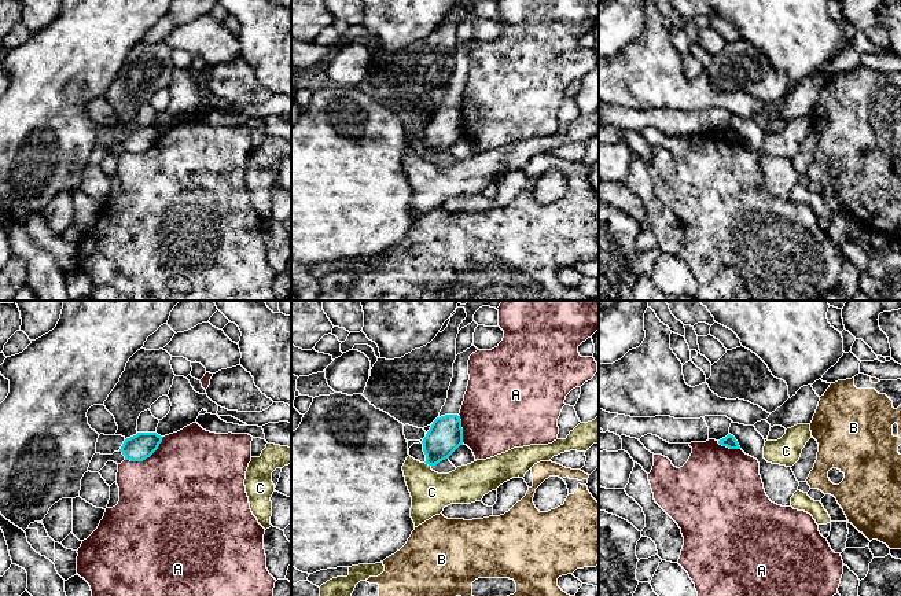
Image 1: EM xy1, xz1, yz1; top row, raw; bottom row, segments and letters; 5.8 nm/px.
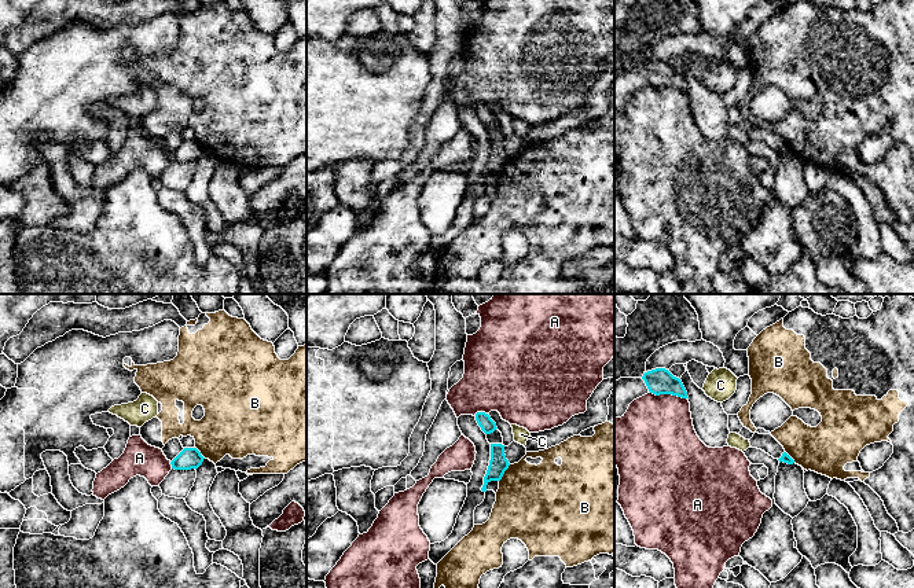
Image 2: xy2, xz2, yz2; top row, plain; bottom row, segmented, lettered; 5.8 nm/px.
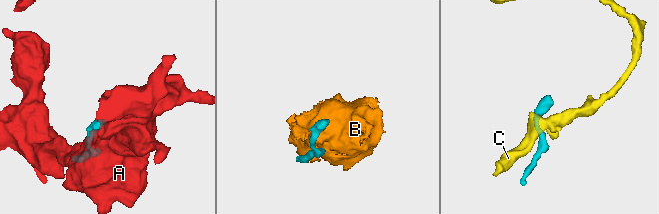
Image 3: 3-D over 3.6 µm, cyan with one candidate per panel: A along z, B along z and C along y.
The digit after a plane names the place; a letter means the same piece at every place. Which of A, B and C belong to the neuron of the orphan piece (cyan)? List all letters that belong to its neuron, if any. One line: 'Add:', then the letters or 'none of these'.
Add: none of these

